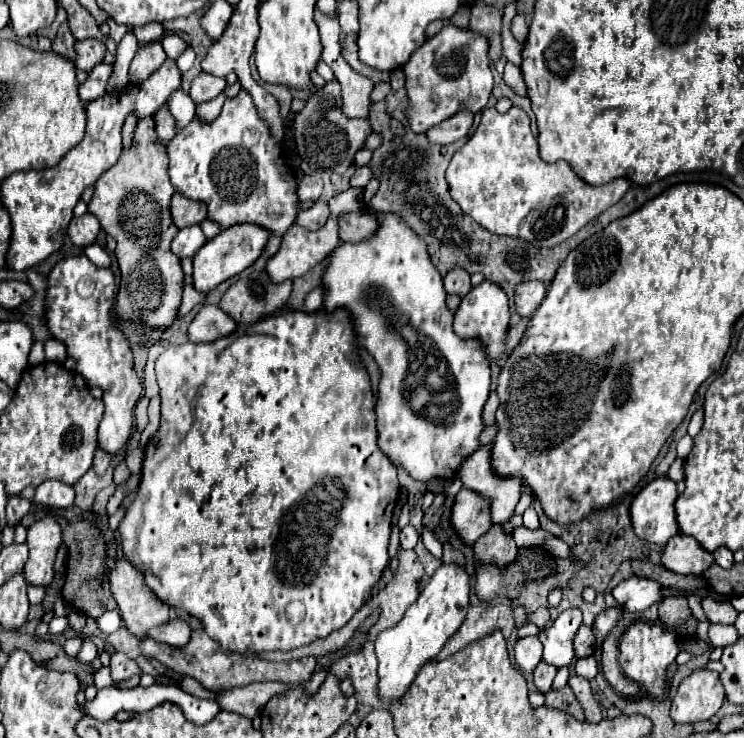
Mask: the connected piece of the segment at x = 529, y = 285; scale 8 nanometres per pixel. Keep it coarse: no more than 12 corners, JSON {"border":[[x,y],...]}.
{"border":[[522,282],[514,288],[514,306],[530,318],[546,296],[542,282]]}

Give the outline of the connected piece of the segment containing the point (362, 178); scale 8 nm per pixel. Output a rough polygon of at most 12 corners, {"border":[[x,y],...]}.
{"border":[[368,166],[358,168],[350,178],[352,188],[364,188],[370,180]]}

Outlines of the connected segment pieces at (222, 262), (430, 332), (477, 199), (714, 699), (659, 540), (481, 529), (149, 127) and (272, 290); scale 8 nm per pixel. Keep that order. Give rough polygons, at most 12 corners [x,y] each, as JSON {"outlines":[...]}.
{"outlines":[[[236,224],[192,258],[194,288],[210,292],[262,254],[268,232]],[[400,216],[322,274],[380,368],[380,450],[450,480],[480,448],[486,344],[452,332]],[[518,106],[482,112],[446,170],[464,214],[536,248],[630,186],[538,156]],[[718,672],[682,680],[672,698],[676,722],[706,722],[720,710]],[[654,478],[632,500],[640,540],[666,546],[678,534],[676,484]],[[462,488],[450,522],[472,546],[492,526],[488,500]],[[154,118],[88,202],[118,242],[120,320],[170,326],[184,272]],[[266,272],[234,282],[220,300],[238,326],[280,312],[292,282]]]}

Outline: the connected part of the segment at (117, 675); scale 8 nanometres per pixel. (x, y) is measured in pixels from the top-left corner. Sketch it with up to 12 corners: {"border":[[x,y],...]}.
{"border":[[122,652],[112,654],[114,682],[140,674],[136,662]]}

